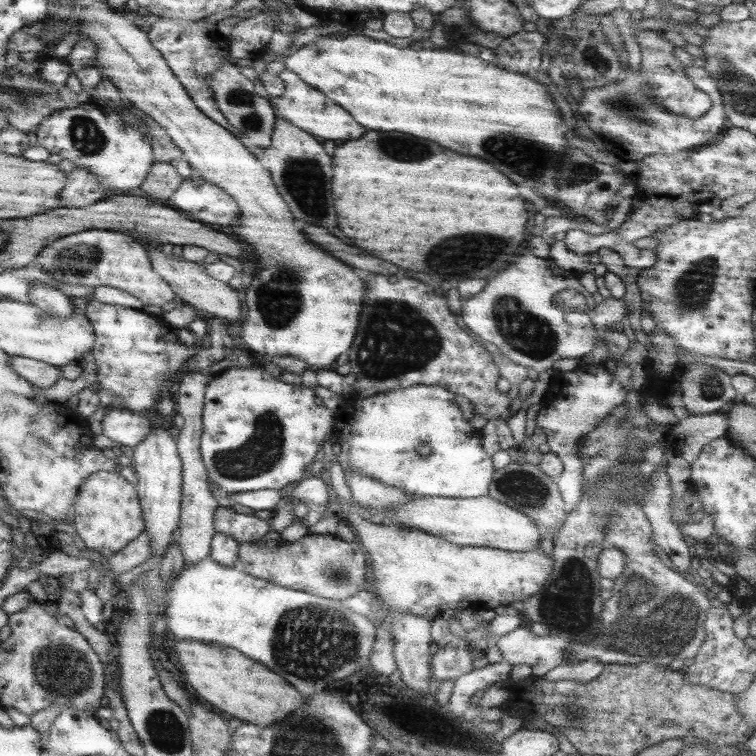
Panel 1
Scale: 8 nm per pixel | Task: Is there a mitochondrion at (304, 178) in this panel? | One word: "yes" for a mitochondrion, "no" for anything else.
yes

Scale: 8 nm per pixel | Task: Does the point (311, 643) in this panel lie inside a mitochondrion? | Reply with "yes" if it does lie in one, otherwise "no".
yes

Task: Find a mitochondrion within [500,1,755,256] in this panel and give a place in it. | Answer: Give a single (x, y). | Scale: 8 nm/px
(629, 107)

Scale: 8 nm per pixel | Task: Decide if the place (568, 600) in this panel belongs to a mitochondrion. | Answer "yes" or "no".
yes

